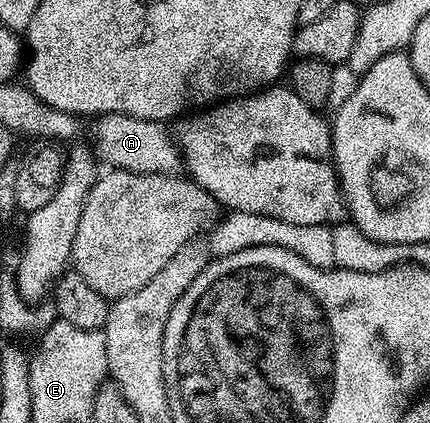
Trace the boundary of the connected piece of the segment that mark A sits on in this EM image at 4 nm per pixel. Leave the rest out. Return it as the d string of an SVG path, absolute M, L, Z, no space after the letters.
M105 113L97 116L94 152L105 166L131 173L179 174L182 169L180 146L173 130L165 122L131 117L129 113Z

